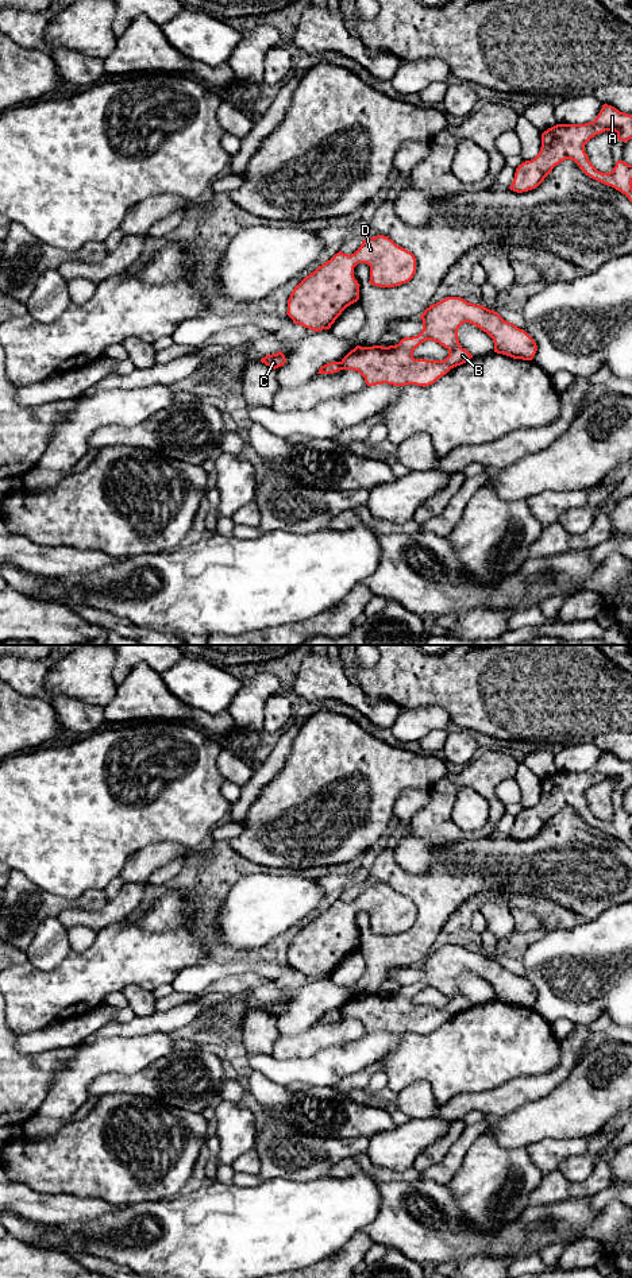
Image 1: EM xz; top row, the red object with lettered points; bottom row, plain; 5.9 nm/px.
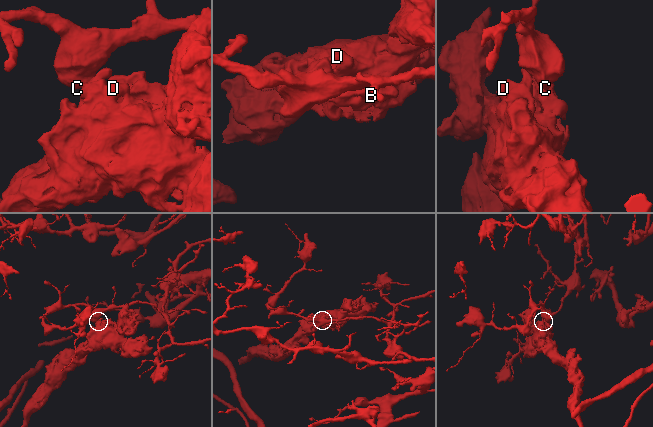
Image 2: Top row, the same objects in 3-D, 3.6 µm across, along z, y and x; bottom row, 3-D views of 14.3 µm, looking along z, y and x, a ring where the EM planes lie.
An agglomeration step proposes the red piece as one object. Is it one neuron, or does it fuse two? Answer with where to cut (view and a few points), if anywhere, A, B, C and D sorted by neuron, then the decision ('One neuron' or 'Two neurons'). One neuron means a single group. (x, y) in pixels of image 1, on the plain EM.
Split along xz (339, 1010), (342, 1016). Groups: A B D / C. Two neurons

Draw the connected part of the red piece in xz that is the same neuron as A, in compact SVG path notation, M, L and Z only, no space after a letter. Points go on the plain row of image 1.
M604 752L598 764L593 769L585 772L556 772L548 776L542 781L542 795L539 802L533 807L519 812L509 837L517 841L532 838L544 829L544 826L552 819L556 812L566 807L571 807L586 823L604 833L614 835L616 838L625 842L632 850L632 812L628 812L624 808L617 808L612 819L602 821L591 812L587 802L585 800L585 792L591 785L605 779L614 779L618 788L623 788L624 791L628 789L632 787L632 762L620 760L614 754Z

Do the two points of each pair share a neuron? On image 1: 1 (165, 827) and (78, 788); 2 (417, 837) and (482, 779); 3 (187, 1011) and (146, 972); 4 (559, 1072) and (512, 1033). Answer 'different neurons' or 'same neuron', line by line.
1: same neuron
2: same neuron
3: different neurons
4: different neurons

